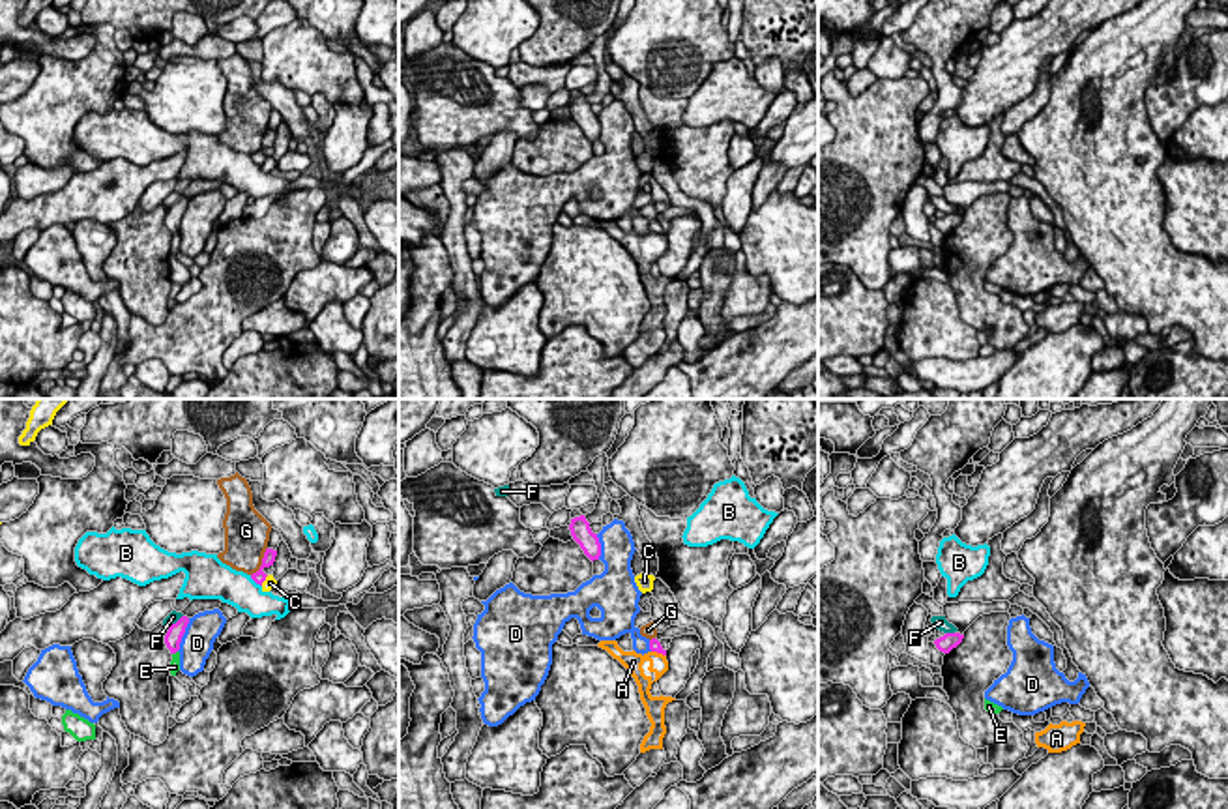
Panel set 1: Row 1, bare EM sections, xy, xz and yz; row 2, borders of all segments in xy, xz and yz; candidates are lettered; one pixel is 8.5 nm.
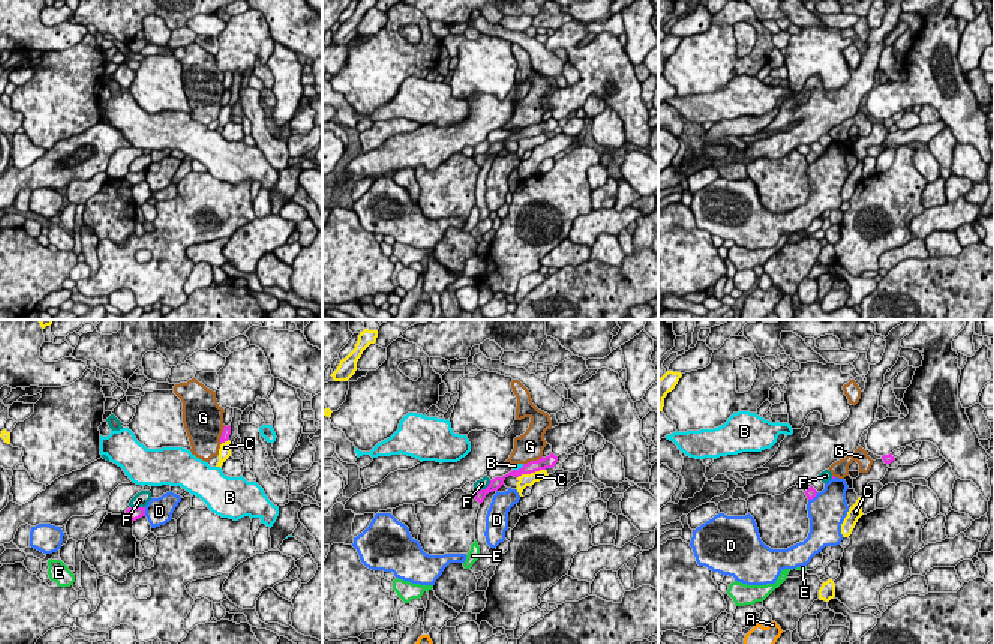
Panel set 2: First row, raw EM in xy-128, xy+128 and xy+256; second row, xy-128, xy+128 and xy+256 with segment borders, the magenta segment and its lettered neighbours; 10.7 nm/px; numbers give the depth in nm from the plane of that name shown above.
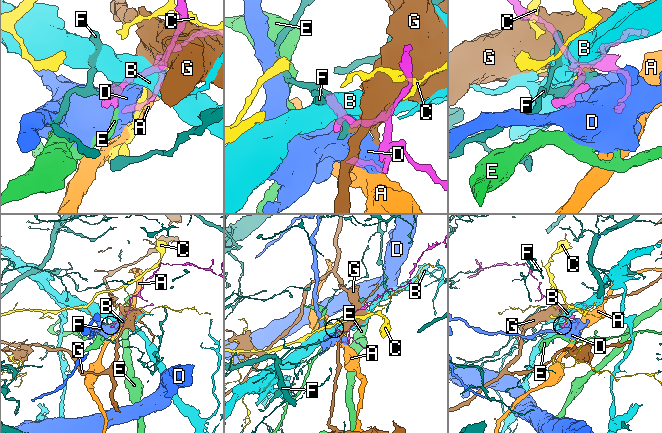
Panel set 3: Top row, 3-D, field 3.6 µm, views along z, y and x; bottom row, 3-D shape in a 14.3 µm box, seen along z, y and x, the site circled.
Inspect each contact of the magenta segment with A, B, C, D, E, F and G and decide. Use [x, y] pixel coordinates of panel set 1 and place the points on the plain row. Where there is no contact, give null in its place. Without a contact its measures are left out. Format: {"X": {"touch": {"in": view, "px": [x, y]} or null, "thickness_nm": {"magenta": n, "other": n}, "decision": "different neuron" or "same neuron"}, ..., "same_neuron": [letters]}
{"A": {"touch": {"in": "xz", "px": [659, 233]}, "thickness_nm": {"magenta": 100, "other": 170}, "decision": "different neuron"}, "B": {"touch": {"in": "xy", "px": [255, 161]}, "thickness_nm": {"magenta": 120, "other": 300}, "decision": "different neuron"}, "C": {"touch": {"in": "xy", "px": [264, 160]}, "thickness_nm": {"magenta": 120, "other": 100}, "decision": "different neuron"}, "D": {"touch": {"in": "xy", "px": [182, 216]}, "thickness_nm": {"magenta": 140, "other": 280}, "decision": "different neuron"}, "E": {"touch": {"in": "xy", "px": [175, 233]}, "thickness_nm": {"magenta": 140, "other": 100}, "decision": "different neuron"}, "F": {"touch": {"in": "yz", "px": [950, 214]}, "thickness_nm": {"magenta": 140, "other": 120}, "decision": "different neuron"}, "G": {"touch": {"in": "xy", "px": [263, 143]}, "thickness_nm": {"magenta": 120, "other": 380}, "decision": "different neuron"}, "same_neuron": []}

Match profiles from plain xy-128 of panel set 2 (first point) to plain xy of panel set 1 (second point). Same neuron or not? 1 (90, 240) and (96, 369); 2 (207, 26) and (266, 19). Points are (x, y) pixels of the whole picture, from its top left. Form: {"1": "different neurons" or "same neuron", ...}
{"1": "same neuron", "2": "different neurons"}

